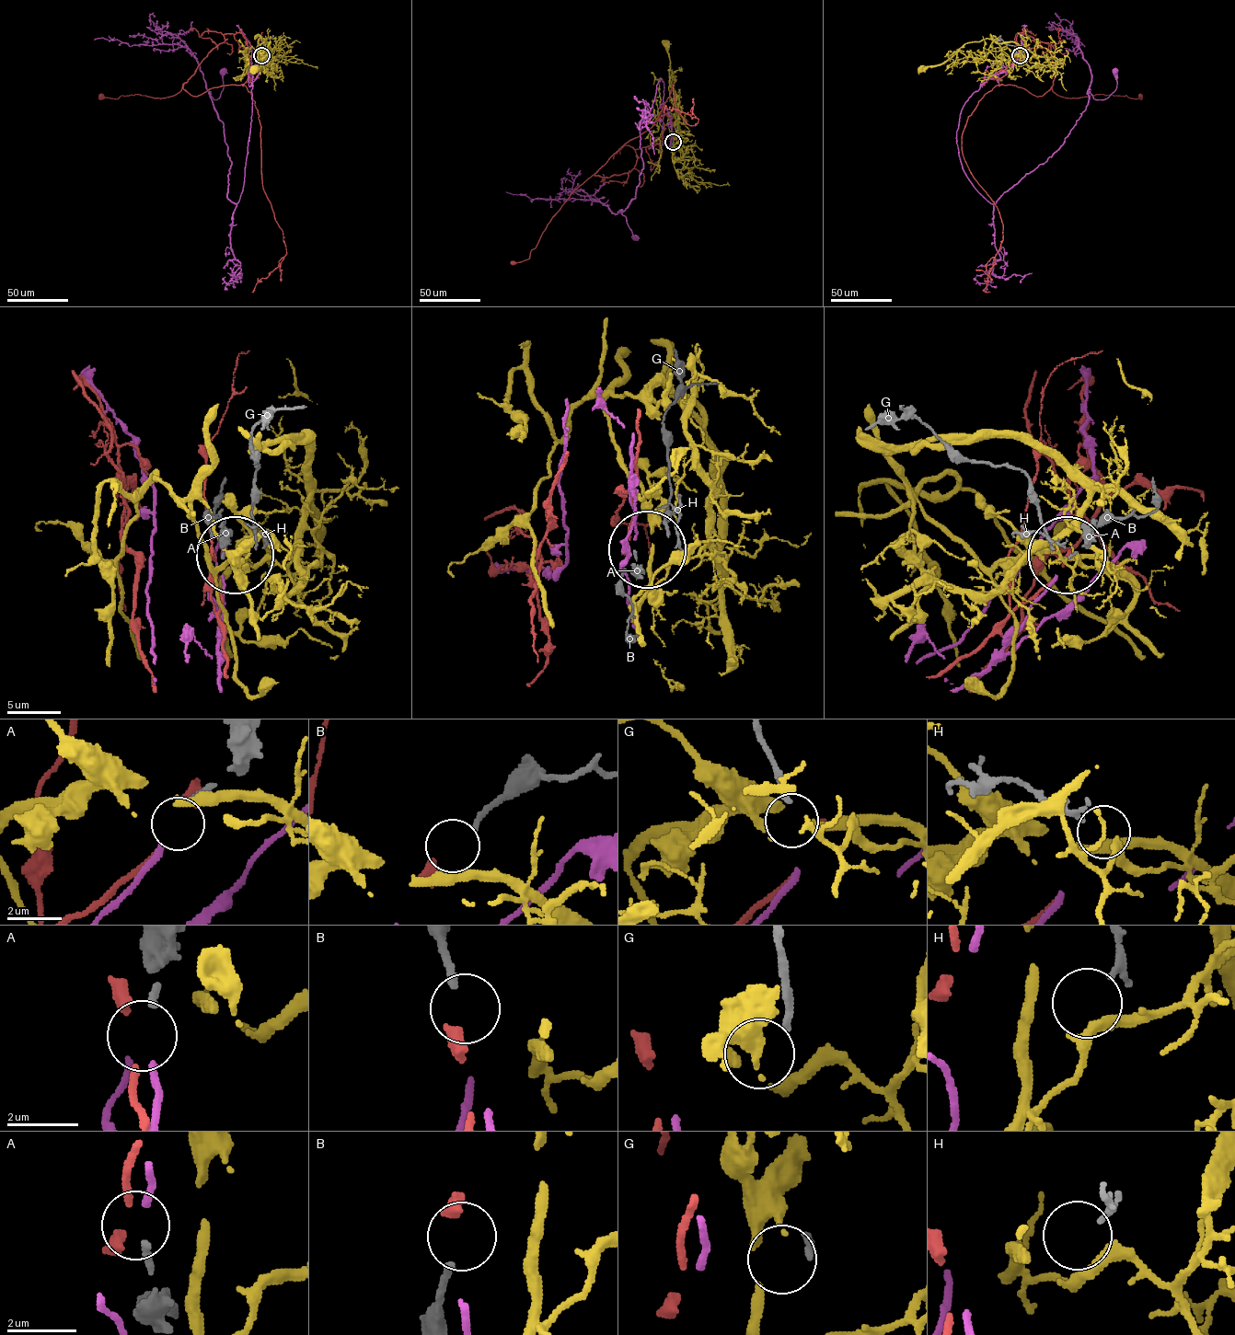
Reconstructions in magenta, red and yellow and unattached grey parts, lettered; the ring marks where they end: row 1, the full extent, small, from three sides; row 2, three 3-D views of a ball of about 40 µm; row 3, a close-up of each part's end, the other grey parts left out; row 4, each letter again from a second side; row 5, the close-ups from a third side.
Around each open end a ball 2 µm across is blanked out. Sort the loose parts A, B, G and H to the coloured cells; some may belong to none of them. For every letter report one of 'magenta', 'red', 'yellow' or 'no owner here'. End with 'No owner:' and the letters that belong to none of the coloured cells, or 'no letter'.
A: magenta
B: red
G: no owner here
H: no owner here
No owner: G, H

